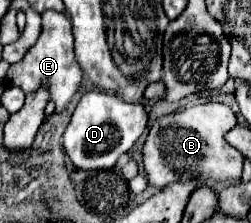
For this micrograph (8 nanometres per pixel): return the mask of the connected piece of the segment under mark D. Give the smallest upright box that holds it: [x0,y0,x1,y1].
[63,91,149,171]

